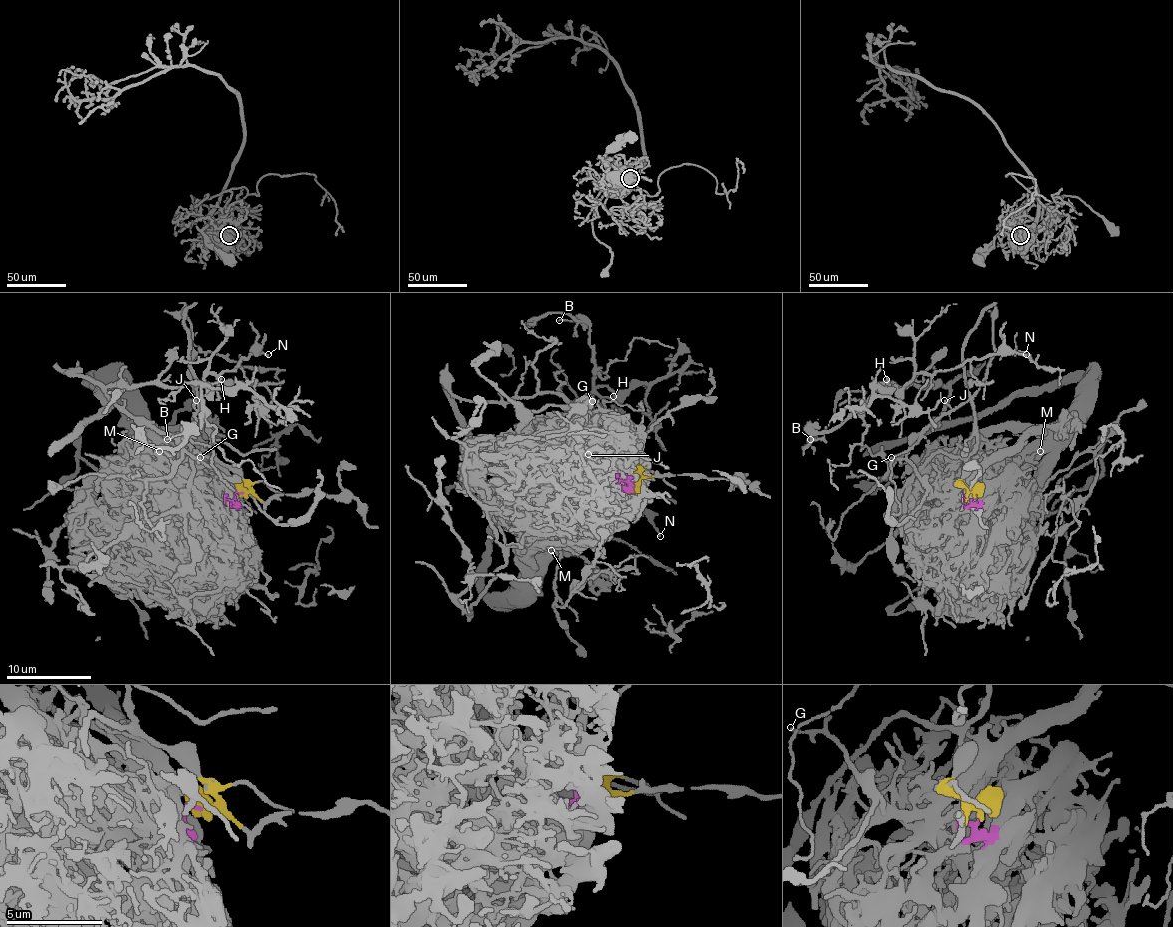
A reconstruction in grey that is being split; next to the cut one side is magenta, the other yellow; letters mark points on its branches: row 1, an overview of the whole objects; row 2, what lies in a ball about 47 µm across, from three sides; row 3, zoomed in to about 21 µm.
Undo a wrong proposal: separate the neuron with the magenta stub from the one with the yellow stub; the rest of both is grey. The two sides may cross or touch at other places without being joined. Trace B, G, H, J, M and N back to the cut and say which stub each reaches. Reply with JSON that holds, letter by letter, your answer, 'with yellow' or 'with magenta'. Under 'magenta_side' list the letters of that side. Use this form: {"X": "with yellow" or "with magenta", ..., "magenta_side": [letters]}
{"B": "with yellow", "G": "with yellow", "H": "with yellow", "J": "with yellow", "M": "with magenta", "N": "with yellow", "magenta_side": ["M"]}

